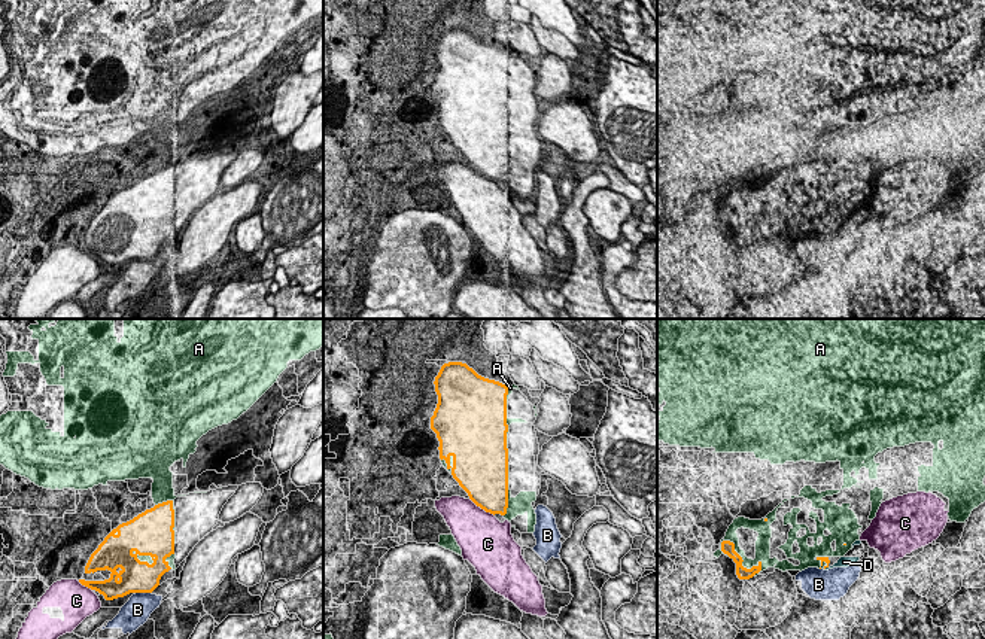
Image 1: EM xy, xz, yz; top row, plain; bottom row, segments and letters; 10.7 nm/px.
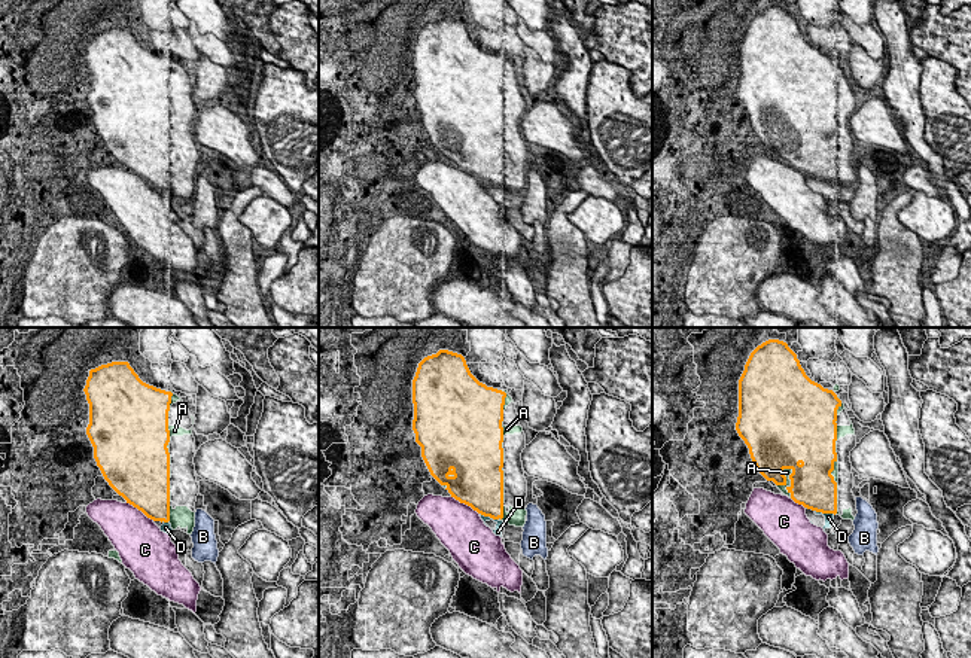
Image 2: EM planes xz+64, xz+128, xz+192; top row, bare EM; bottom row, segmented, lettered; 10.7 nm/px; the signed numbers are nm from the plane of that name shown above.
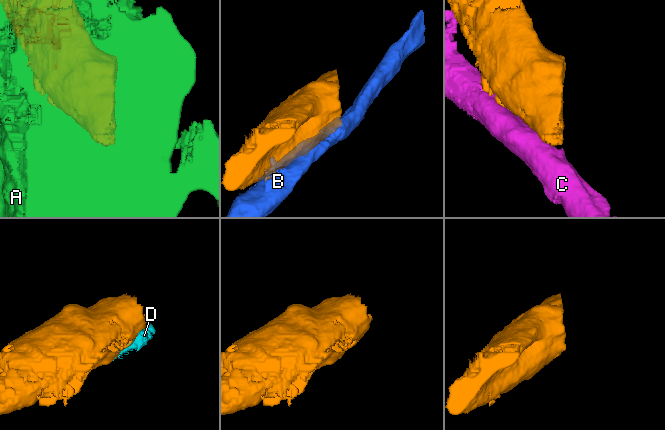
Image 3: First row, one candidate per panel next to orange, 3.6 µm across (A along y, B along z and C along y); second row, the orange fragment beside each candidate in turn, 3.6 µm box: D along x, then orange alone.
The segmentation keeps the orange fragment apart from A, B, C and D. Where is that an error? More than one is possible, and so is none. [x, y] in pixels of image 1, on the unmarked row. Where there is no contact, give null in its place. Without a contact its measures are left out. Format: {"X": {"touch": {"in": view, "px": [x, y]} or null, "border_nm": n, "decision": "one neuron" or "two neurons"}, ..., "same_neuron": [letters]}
{"A": {"touch": {"in": "yz", "px": [741, 225]}, "border_nm": 550, "decision": "two neurons"}, "B": {"touch": {"in": "xy", "px": [143, 258]}, "border_nm": 180, "decision": "two neurons"}, "C": {"touch": {"in": "xz", "px": [482, 175]}, "border_nm": 340, "decision": "two neurons"}, "D": {"touch": {"in": "yz", "px": [826, 233]}, "border_nm": 60, "decision": "two neurons"}, "same_neuron": []}

